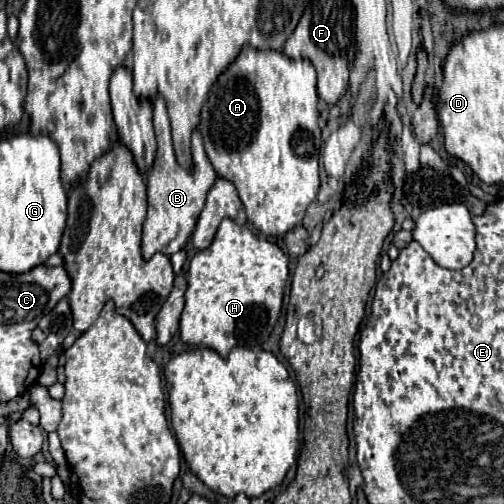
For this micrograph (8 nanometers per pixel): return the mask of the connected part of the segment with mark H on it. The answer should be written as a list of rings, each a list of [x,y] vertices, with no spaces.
[[[223,219],[211,247],[199,251],[189,263],[189,287],[179,321],[181,341],[205,345],[223,359],[233,347],[257,349],[269,339],[281,315],[287,277],[289,259],[275,243],[253,235],[245,225]]]

